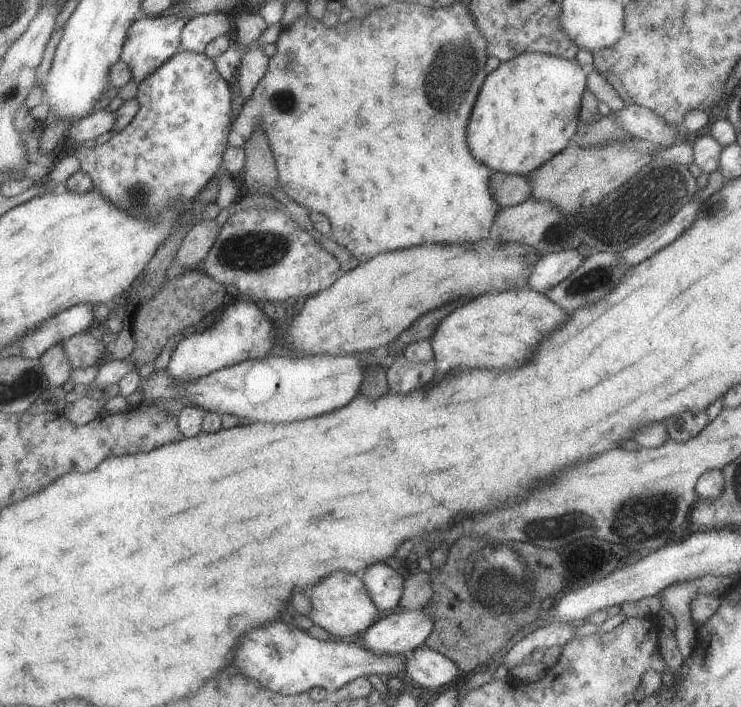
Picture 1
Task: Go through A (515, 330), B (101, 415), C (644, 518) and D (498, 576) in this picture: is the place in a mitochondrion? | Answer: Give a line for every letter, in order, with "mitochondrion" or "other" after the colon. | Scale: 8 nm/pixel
A: other
B: other
C: mitochondrion
D: mitochondrion

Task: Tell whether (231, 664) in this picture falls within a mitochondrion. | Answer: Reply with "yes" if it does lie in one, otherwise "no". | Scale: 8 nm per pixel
no

